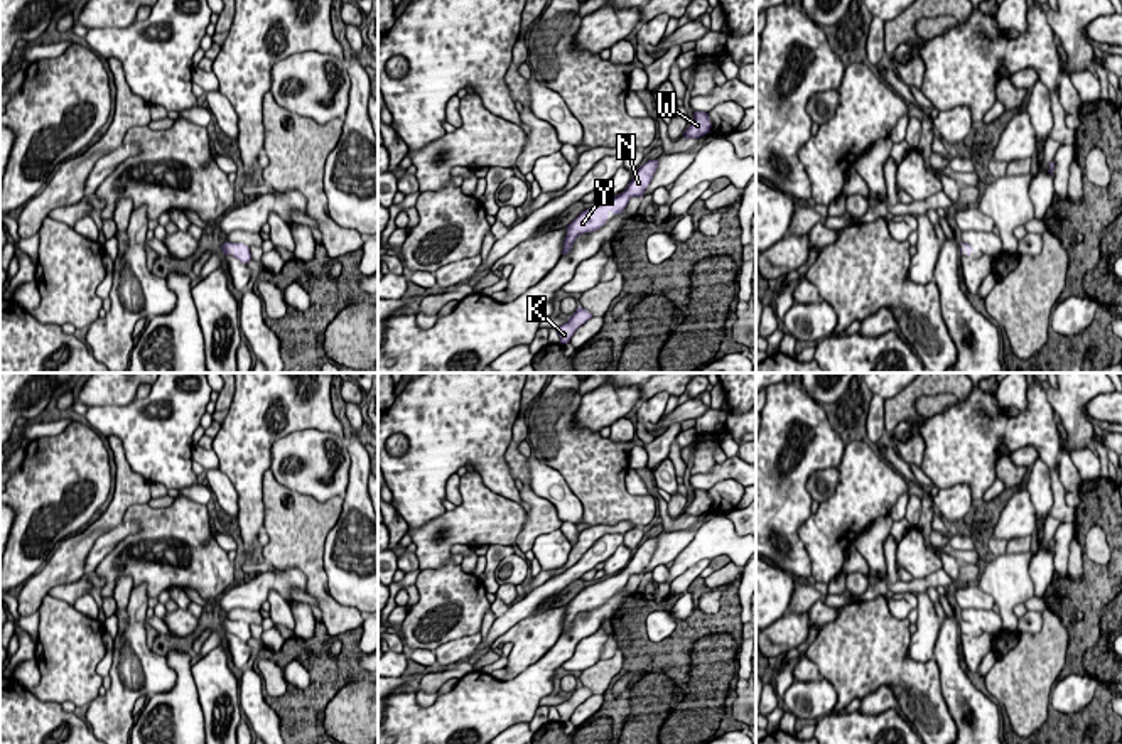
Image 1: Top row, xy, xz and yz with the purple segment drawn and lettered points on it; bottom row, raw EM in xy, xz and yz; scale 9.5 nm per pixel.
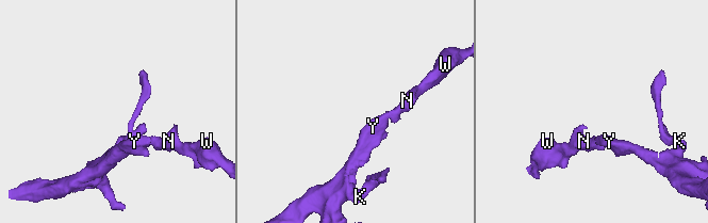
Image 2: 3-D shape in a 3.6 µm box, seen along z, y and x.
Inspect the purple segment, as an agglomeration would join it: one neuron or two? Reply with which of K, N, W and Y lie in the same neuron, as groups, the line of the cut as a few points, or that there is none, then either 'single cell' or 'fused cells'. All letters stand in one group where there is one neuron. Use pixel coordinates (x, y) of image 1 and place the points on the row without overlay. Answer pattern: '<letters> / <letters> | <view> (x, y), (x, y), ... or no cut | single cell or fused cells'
K N W Y | no cut | single cell

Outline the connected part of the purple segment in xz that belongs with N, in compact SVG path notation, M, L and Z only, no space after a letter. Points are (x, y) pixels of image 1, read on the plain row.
M658 536L648 538L645 543L641 543L636 550L628 565L618 572L616 575L609 579L602 579L601 582L596 582L585 589L582 589L569 604L567 604L567 614L564 619L562 633L567 633L572 626L574 619L591 609L597 609L601 604L606 602L607 594L621 592L631 575L643 575L646 565L653 558L653 553L658 547Z

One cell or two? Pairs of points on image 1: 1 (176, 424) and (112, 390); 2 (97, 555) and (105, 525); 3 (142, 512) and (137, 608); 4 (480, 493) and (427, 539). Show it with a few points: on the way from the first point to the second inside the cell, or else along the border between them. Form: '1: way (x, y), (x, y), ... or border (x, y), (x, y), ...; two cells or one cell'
1: border (134, 398), (124, 405), (93, 407); two cells
2: border (120, 522), (95, 542), (86, 557), (85, 569); two cells
3: border (134, 586), (144, 584), (149, 598); two cells
4: way (469, 506), (451, 525), (441, 527); one cell

